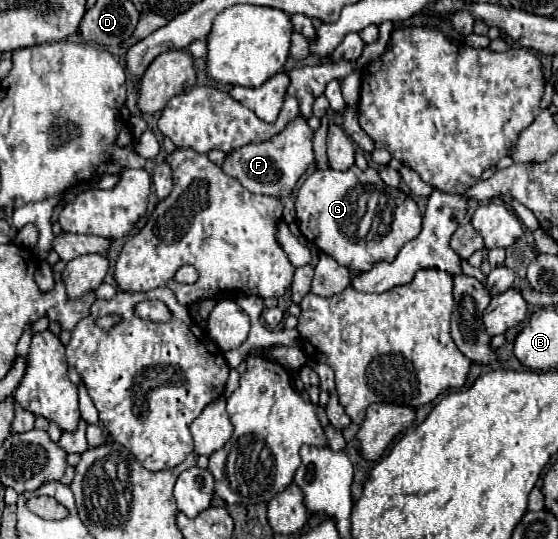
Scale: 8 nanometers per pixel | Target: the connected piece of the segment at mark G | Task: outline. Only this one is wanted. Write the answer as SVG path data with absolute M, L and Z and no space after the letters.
M374 168L316 170L300 186L296 196L296 222L300 232L350 272L370 270L374 262L392 262L400 248L422 230L418 204L398 188L382 182Z

